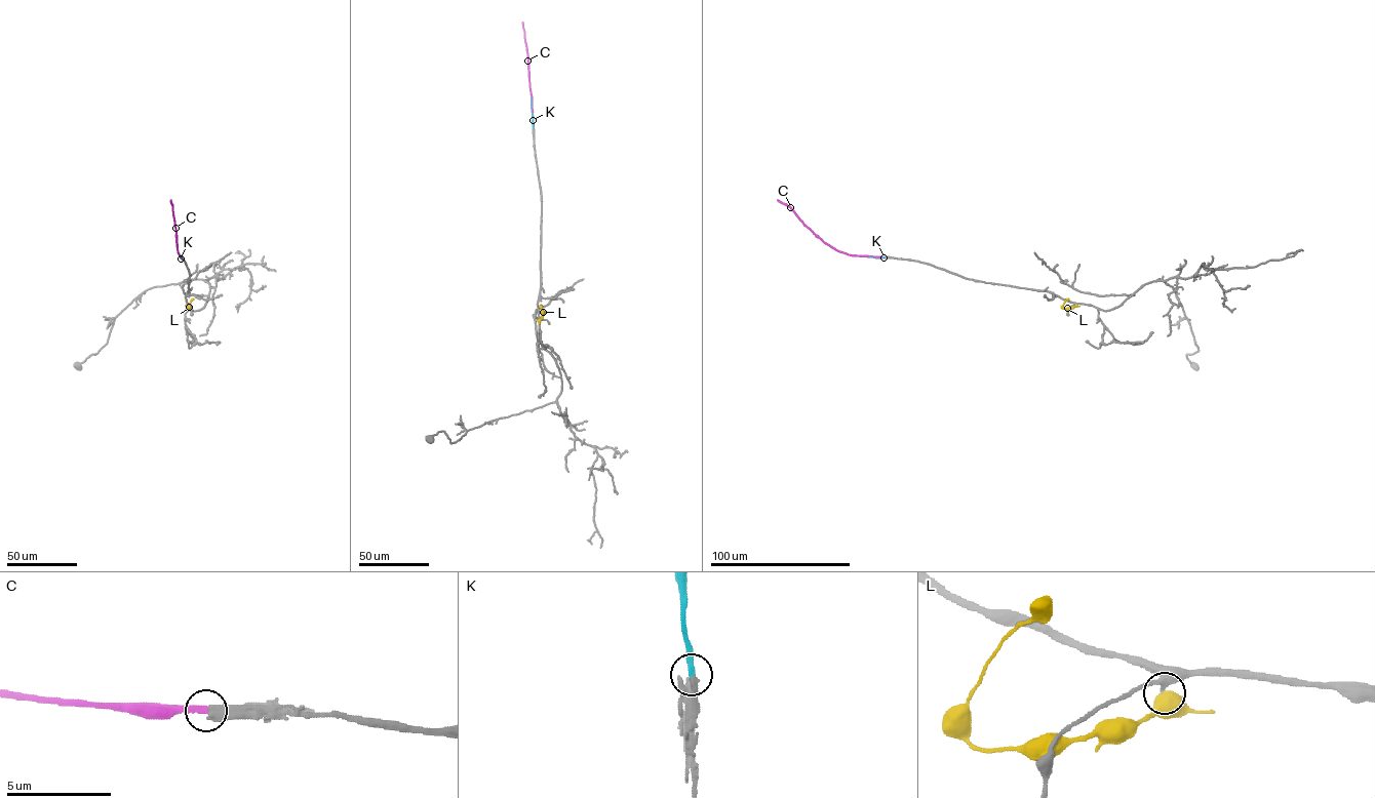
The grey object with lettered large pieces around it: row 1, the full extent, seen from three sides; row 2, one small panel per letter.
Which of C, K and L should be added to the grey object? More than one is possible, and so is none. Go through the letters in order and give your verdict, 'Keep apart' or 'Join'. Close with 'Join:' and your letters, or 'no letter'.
C: Keep apart
K: Join
L: Keep apart
Join: K

